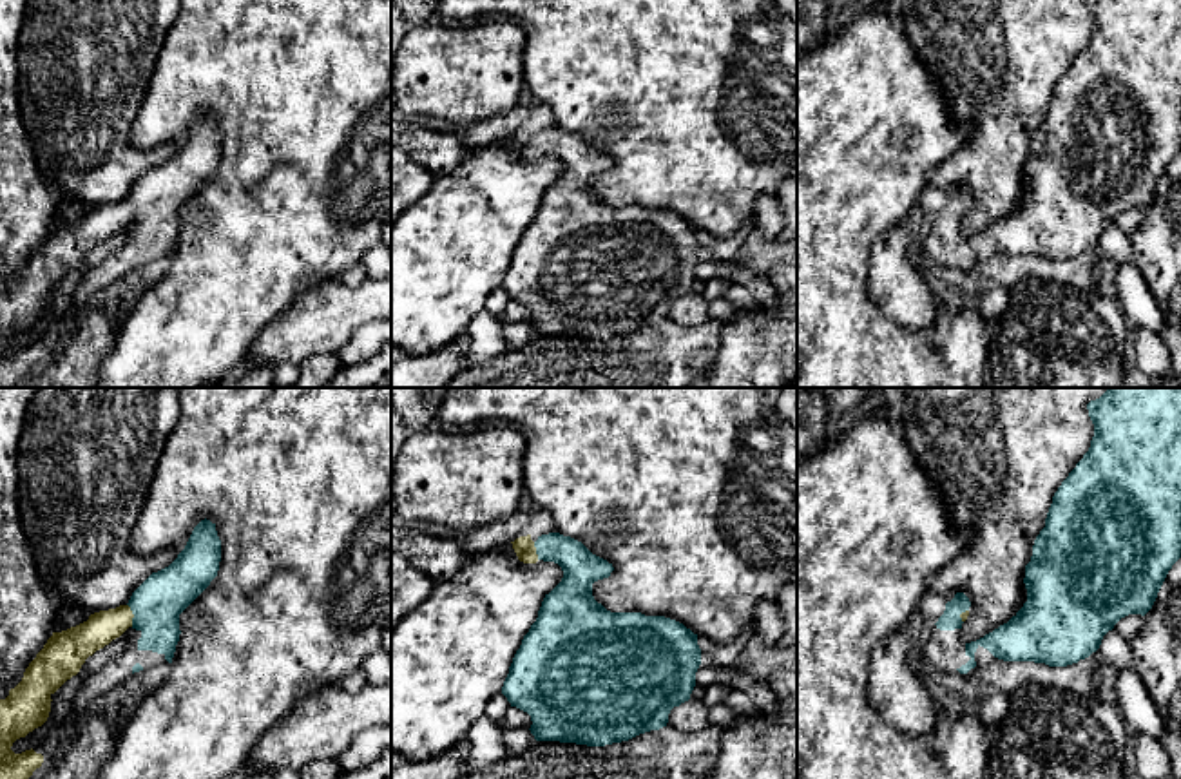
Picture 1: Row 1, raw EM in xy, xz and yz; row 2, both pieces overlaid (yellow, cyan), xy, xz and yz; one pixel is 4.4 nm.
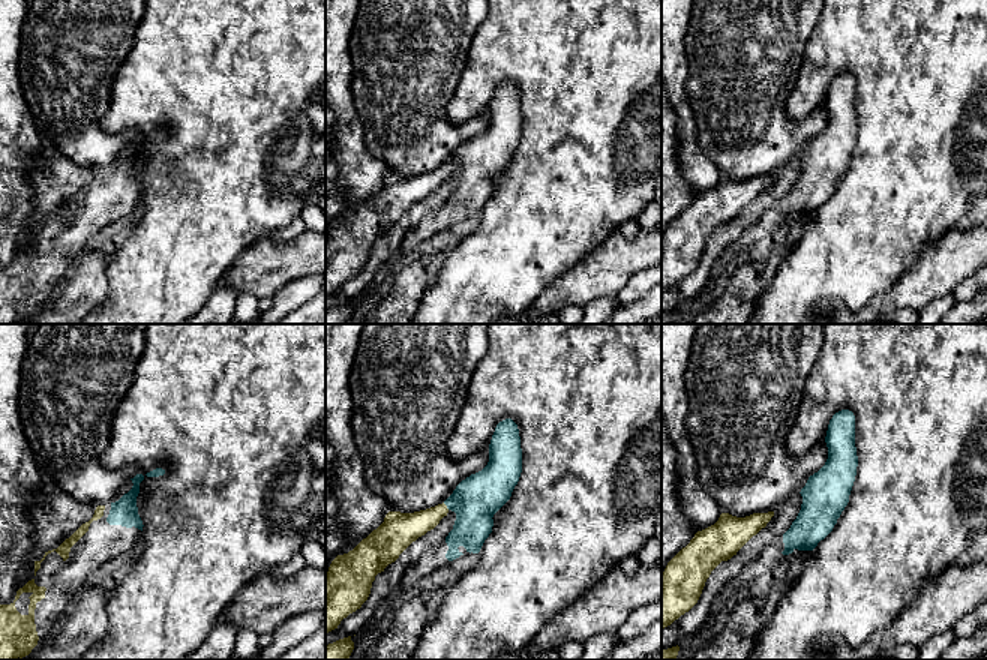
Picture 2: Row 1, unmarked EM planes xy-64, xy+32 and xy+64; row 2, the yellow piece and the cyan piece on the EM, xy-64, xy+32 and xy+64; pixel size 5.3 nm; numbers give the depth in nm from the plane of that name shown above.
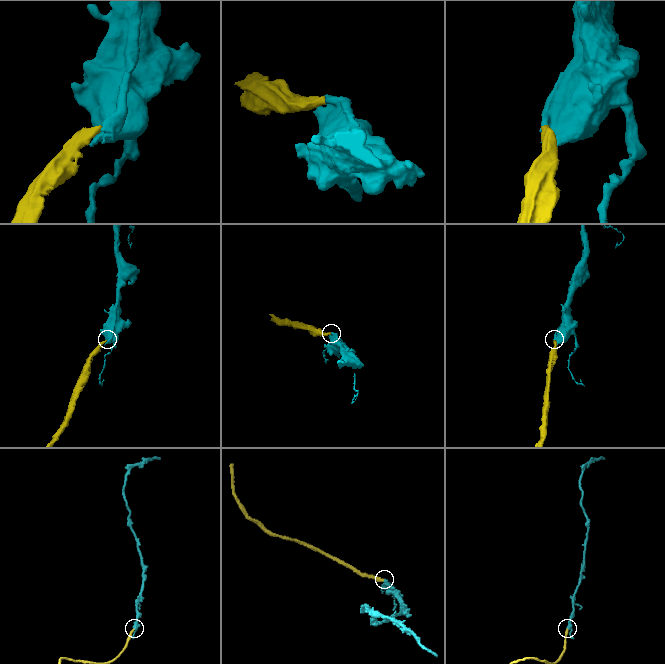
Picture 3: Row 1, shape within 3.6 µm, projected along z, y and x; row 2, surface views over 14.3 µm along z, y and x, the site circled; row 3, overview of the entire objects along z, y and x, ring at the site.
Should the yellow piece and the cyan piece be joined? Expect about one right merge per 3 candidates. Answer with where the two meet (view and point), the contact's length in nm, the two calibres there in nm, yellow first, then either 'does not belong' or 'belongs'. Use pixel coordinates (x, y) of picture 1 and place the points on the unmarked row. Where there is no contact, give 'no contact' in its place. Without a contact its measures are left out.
contact xy (133, 209); length 110 nm; calibres 150 and 220 nm; belongs

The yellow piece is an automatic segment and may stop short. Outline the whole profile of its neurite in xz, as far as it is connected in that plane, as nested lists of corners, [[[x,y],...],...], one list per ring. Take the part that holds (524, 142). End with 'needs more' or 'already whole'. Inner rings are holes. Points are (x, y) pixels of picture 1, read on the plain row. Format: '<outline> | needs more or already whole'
[[[549,127],[533,136],[527,129],[511,138],[520,156],[554,156],[563,165],[562,176],[545,188],[538,212],[523,230],[502,281],[511,301],[531,310],[529,324],[534,333],[605,341],[667,321],[670,304],[688,295],[696,281],[696,266],[701,259],[697,228],[665,210],[607,205],[594,194],[592,178],[609,172],[614,161],[571,130]]] | needs more

